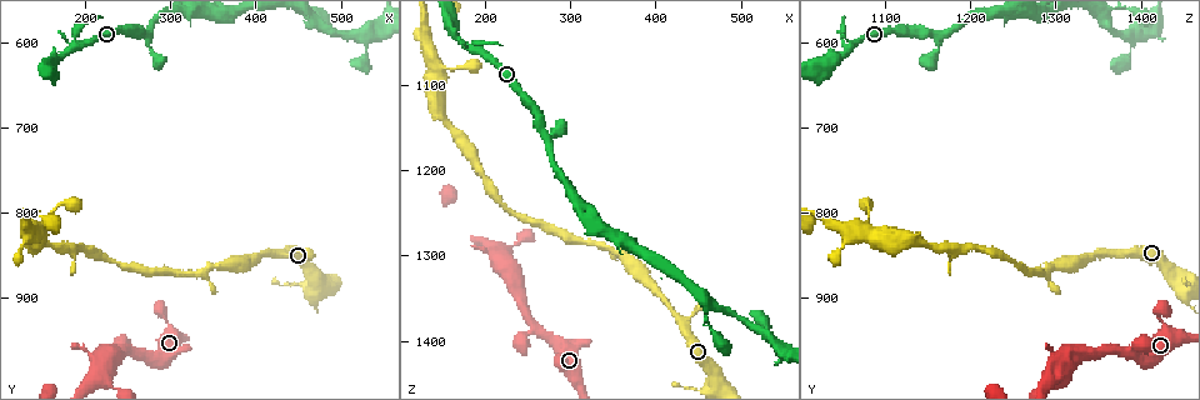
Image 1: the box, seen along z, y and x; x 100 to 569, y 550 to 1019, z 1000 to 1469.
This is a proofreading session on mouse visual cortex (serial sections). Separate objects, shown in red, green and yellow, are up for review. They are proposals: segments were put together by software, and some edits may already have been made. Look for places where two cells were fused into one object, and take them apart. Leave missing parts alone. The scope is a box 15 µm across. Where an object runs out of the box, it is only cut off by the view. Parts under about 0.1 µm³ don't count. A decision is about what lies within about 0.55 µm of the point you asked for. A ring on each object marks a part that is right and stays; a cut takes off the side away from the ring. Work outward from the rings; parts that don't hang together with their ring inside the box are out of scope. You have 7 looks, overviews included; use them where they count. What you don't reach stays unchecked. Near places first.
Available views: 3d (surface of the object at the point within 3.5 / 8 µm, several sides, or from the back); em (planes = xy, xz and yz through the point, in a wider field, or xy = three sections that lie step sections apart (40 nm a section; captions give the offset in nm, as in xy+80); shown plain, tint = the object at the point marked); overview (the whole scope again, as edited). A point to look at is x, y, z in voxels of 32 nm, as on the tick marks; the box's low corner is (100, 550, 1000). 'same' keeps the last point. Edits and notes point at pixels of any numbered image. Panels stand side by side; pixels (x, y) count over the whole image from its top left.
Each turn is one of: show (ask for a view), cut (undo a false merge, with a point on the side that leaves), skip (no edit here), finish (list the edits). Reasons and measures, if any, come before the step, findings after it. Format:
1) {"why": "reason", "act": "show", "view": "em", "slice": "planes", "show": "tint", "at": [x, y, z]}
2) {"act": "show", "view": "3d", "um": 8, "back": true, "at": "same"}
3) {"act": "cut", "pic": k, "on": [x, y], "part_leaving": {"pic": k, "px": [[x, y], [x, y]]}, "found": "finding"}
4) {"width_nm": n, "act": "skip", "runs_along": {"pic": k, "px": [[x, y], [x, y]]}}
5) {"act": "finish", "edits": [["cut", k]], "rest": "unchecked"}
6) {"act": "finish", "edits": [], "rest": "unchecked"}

{"why": "abrupt turn", "act": "show", "view": "3d", "um": 3.5, "at": [290, 920, 1415]}

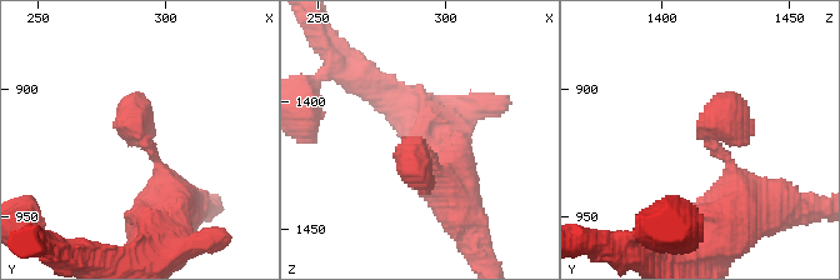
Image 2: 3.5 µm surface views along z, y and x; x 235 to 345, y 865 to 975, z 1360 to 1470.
{"act": "show", "view": "em", "slice": "xy", "step": 3, "show": "tint", "at": [292, 918, 1416]}

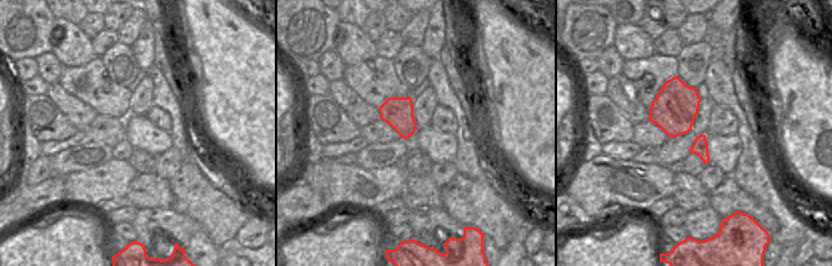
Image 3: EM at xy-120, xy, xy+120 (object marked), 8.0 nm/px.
{"act": "skip", "runs_along": {"pic": 2, "px": [[165, 204], [165, 178], [131, 124], [154, 135]]}, "found": "continuous, no second cell"}

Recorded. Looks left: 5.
{"why": "thick turns thin", "act": "show", "view": "3d", "um": 3.5, "at": [225, 985, 1305]}

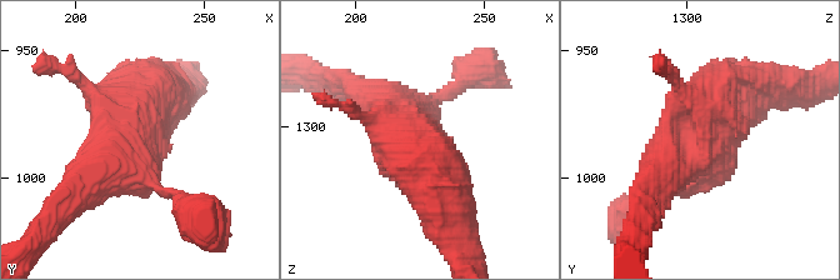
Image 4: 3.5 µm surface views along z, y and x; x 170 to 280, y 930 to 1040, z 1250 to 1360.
{"act": "show", "view": "em", "slice": "planes", "show": "tint", "at": "same"}

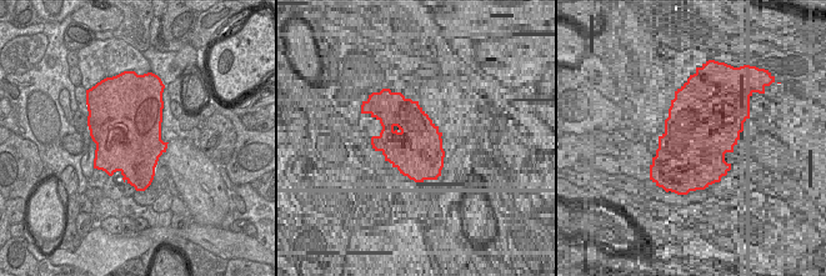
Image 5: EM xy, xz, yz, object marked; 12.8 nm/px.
{"act": "skip", "found": "all the same cell"}

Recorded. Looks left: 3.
{"why": "a narrow waist", "act": "show", "view": "3d", "um": 3.5, "at": [145, 815, 1075]}

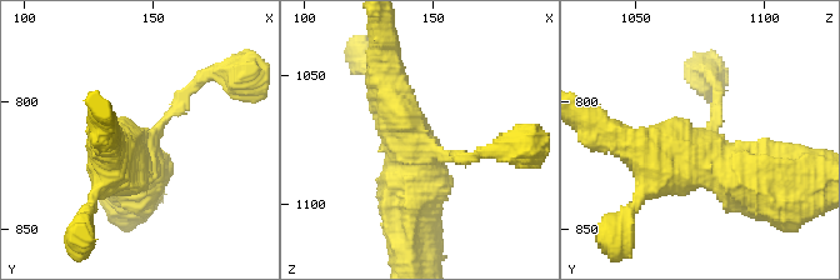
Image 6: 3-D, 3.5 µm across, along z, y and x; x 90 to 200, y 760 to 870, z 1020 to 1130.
{"act": "skip", "found": "one cell here"}

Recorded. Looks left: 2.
{"act": "finish", "edits": [], "rest": "unchecked"}

